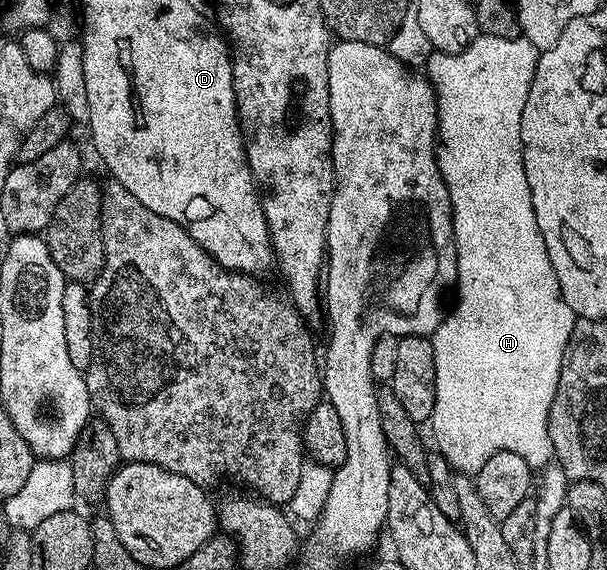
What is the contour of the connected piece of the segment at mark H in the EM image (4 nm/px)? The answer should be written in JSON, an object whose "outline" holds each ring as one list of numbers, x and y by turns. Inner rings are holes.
{"outline":[[478,34,460,53,449,55,443,51,431,50,424,68,425,78,429,79,434,96,438,99,438,164,444,177,444,185,448,189,448,197,452,201,452,221,454,222,454,240,458,250,458,304,454,312,447,314,432,336,434,356,436,357,436,405,430,418,429,430,434,430,434,439,438,442,437,450,445,455,455,472,477,476,478,471,492,457,501,451,516,453,528,461,531,469,541,469,554,459,552,437,548,433,548,413,550,400,556,393,558,378,562,372,562,360,566,357,566,347,570,343,570,334,576,322,572,309,564,301,560,293,560,281,556,281,556,269,552,269,552,261,548,257,548,249,544,245,544,237,540,233,540,225,536,225,536,213,532,207,532,189,528,189,528,173,524,173,522,160,522,142,520,141,520,117,524,113,524,101,528,101,528,89,532,85,532,77,536,73,540,52,524,37,509,39,508,37,492,37]]}

